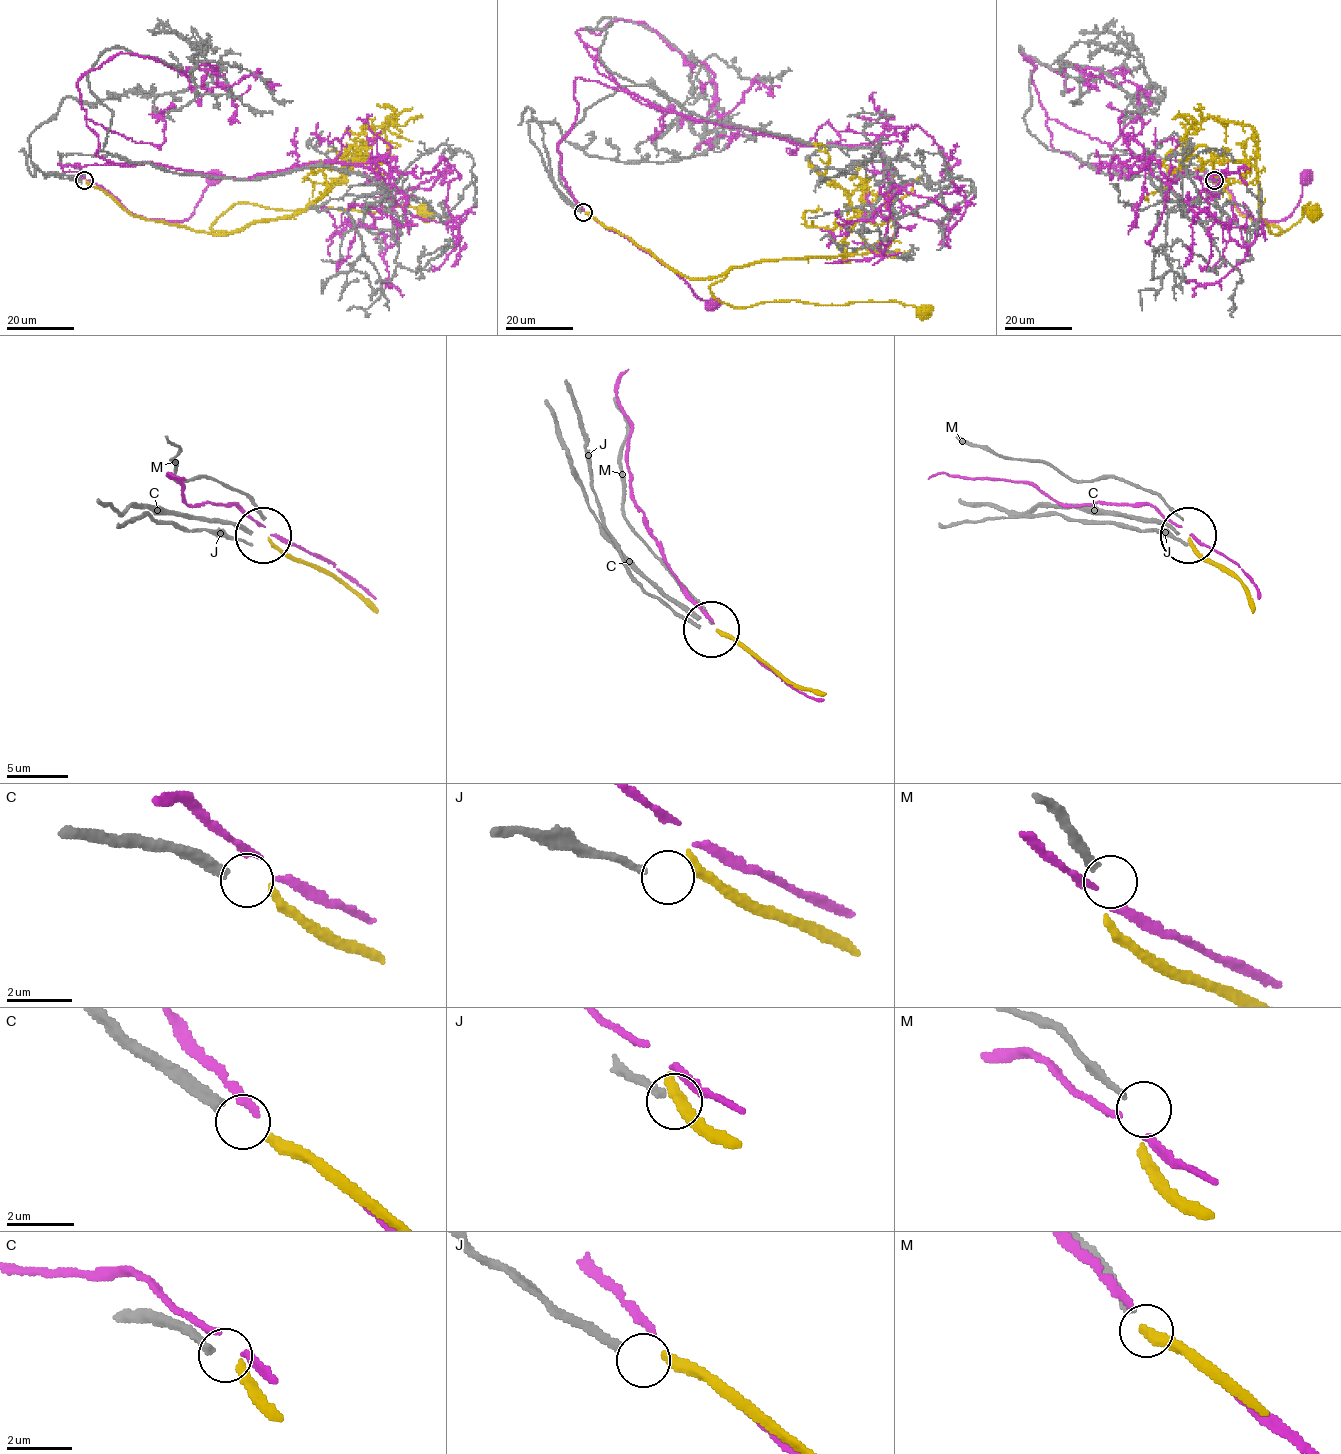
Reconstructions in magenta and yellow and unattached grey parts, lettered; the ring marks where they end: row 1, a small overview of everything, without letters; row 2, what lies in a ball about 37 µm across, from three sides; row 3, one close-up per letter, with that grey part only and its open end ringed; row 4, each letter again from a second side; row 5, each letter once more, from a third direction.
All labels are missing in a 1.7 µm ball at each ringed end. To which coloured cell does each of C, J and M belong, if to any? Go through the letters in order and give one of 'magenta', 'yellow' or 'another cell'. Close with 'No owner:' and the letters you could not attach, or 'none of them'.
C: yellow
J: another cell
M: another cell
No owner: J, M

